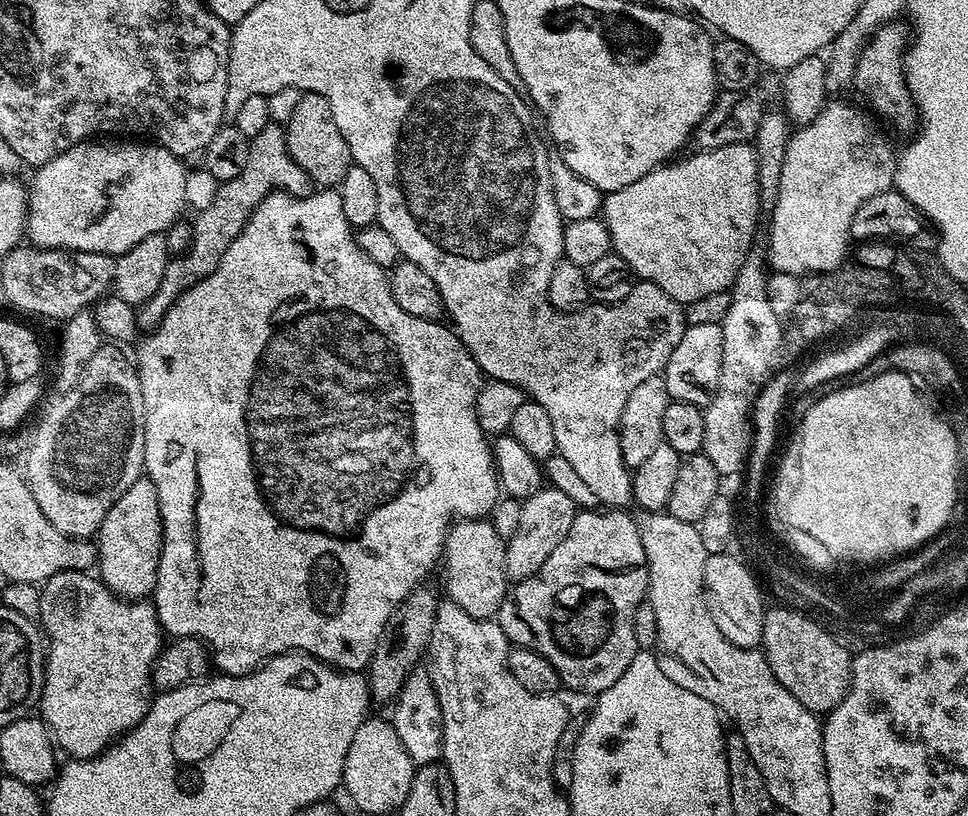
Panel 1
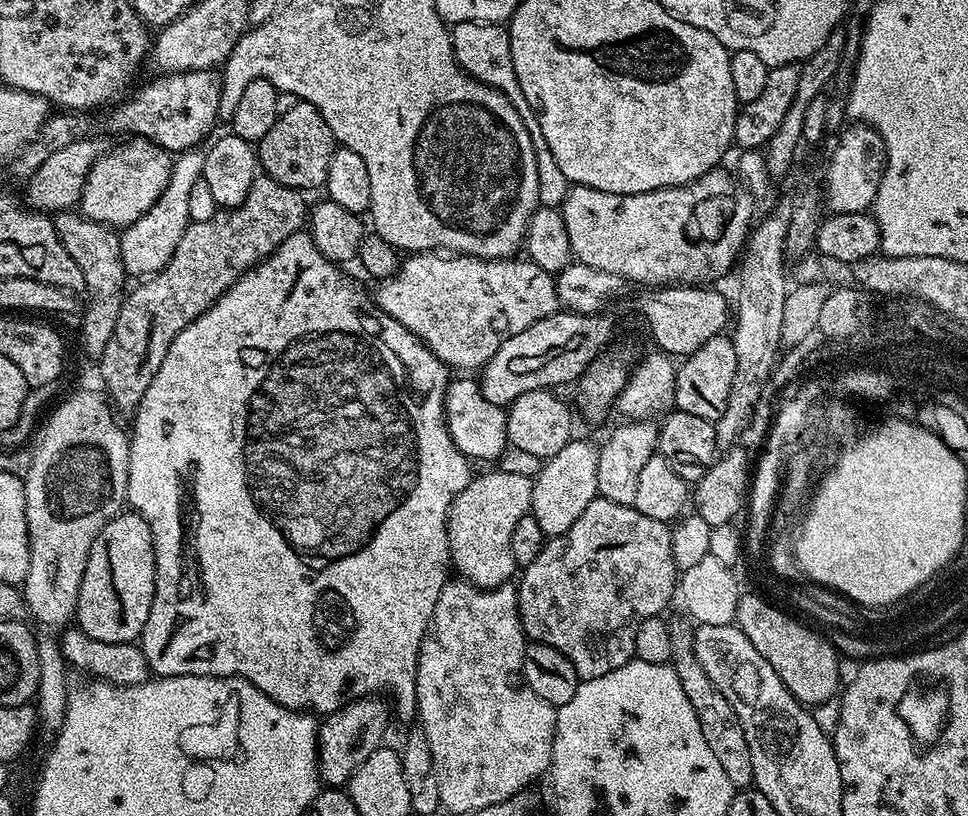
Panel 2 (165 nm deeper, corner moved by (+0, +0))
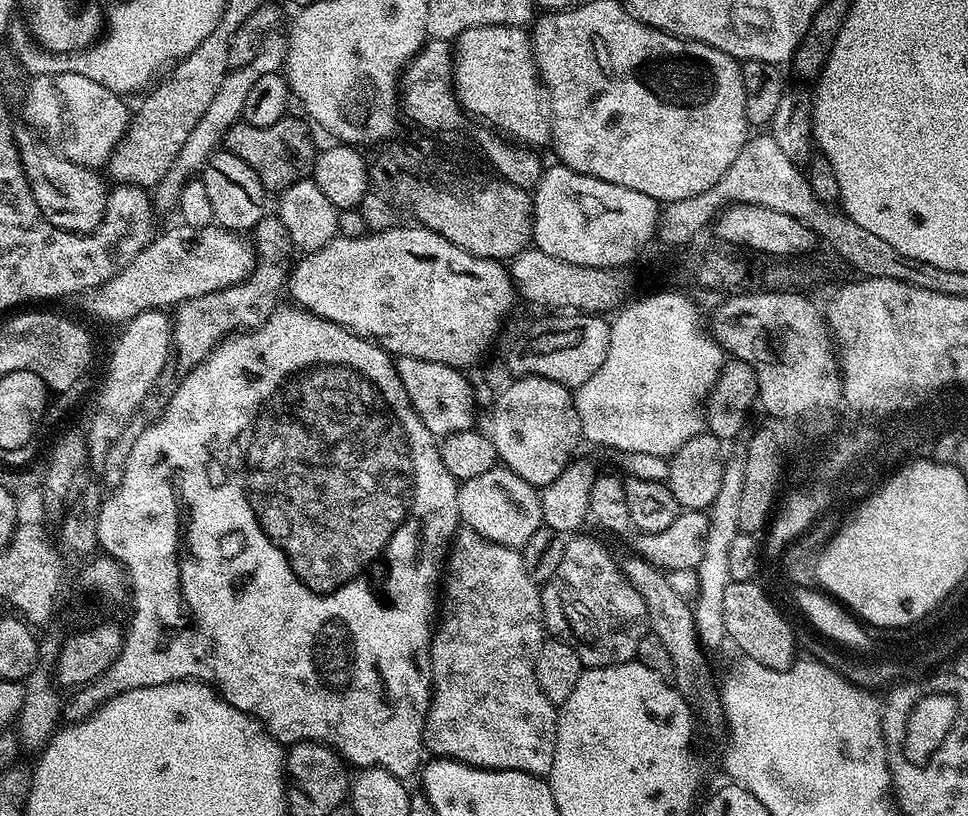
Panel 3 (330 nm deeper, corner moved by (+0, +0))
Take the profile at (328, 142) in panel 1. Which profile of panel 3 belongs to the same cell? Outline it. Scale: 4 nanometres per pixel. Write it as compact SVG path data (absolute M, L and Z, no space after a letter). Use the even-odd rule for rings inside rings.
M285 118L265 128L241 122L230 126L230 130L224 133L222 144L226 151L238 154L238 158L242 158L242 162L246 162L246 166L258 174L262 186L272 194L279 194L285 188L294 186L294 182L309 179L314 170L318 144L312 141L313 129L303 119L292 119Z

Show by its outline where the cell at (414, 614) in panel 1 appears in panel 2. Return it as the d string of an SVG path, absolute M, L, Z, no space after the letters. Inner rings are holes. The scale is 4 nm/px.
M379 695L361 696L359 700L351 700L344 704L337 712L329 712L319 721L316 737L316 765L320 767L320 779L328 786L344 786L352 779L352 775L378 750L384 743L384 735L388 732L388 712Z

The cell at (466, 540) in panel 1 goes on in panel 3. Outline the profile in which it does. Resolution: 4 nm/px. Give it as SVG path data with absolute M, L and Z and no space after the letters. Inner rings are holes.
M503 466L486 470L486 474L478 474L478 478L463 481L459 485L456 501L463 527L507 548L523 549L530 534L534 534L534 530L538 530L544 522L538 489Z

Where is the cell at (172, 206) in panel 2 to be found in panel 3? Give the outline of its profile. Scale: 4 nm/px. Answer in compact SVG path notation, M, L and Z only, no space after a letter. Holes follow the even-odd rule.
M277 34L266 38L262 50L258 50L257 56L249 64L229 71L228 77L224 79L221 88L218 89L218 94L214 94L214 99L210 101L210 107L206 110L206 114L202 114L202 119L198 122L198 126L194 126L190 138L186 138L182 150L178 150L178 158L174 158L174 166L170 166L170 170L166 170L166 178L162 178L162 182L156 184L154 204L157 209L171 208L172 210L177 207L180 191L183 190L184 185L197 174L203 173L204 165L212 157L213 152L221 147L224 133L230 130L230 126L241 123L246 97L254 86L254 82L258 82L258 78L263 78L266 74L280 72L284 67L287 53L287 35Z

